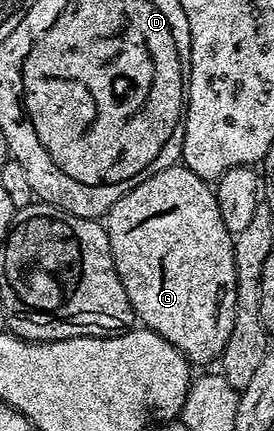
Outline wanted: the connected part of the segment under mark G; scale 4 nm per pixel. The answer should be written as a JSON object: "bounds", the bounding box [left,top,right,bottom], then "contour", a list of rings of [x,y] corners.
{"bounds":[103,165,235,364],"contour":[[[174,165],[147,177],[135,189],[131,189],[119,201],[115,201],[113,208],[103,219],[105,232],[111,241],[111,253],[115,261],[115,269],[119,273],[119,281],[123,281],[123,289],[127,289],[127,301],[131,301],[131,309],[139,320],[142,328],[153,331],[159,337],[166,339],[175,349],[189,360],[190,364],[209,363],[218,358],[227,345],[227,337],[231,337],[231,325],[235,325],[235,257],[233,256],[234,235],[229,232],[227,225],[223,225],[223,217],[219,217],[219,205],[214,188],[206,180],[200,179],[191,169],[184,165]]]}

